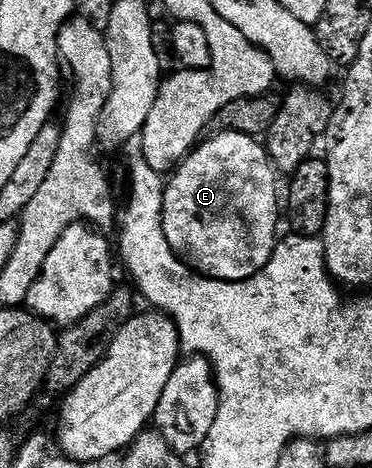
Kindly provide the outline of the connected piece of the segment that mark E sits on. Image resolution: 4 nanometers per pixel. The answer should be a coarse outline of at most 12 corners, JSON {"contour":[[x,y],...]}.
{"contour":[[206,137],[172,171],[163,232],[206,278],[245,282],[279,241],[256,137]]}

